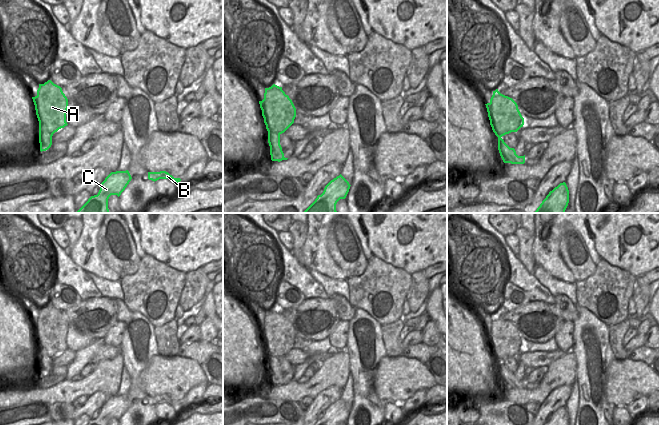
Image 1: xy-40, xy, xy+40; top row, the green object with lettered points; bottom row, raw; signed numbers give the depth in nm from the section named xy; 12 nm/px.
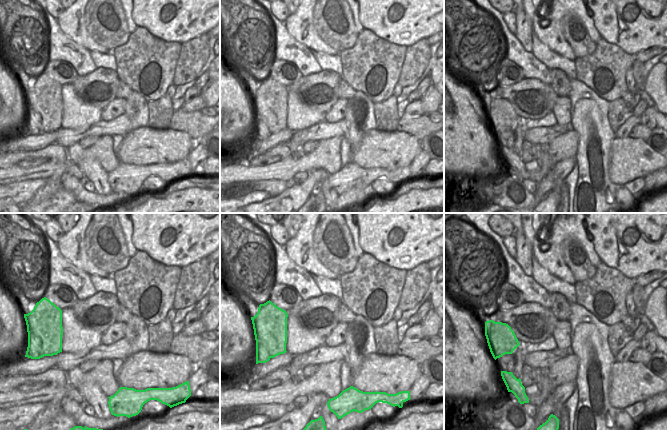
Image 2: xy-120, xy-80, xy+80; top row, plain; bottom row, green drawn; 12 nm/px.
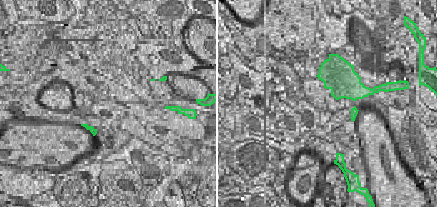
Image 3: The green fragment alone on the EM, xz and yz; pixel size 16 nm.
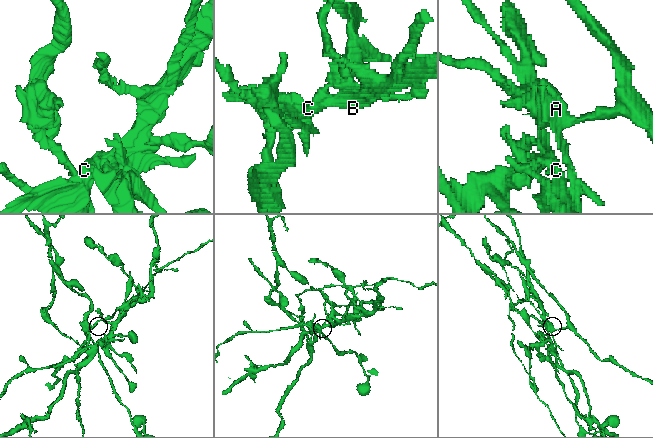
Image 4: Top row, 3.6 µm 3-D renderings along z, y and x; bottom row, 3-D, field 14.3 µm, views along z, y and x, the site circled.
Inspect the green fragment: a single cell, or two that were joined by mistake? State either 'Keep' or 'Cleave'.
Cleave.

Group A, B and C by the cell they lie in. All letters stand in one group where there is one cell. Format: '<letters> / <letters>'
A / B C

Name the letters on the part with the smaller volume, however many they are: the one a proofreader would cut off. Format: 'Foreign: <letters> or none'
Foreign: A

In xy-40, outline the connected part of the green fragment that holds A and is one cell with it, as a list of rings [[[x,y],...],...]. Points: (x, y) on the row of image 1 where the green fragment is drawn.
[[[51,80],[39,84],[37,95],[32,99],[39,121],[39,143],[42,152],[51,147],[53,134],[68,125],[66,122],[68,99],[62,88]]]

